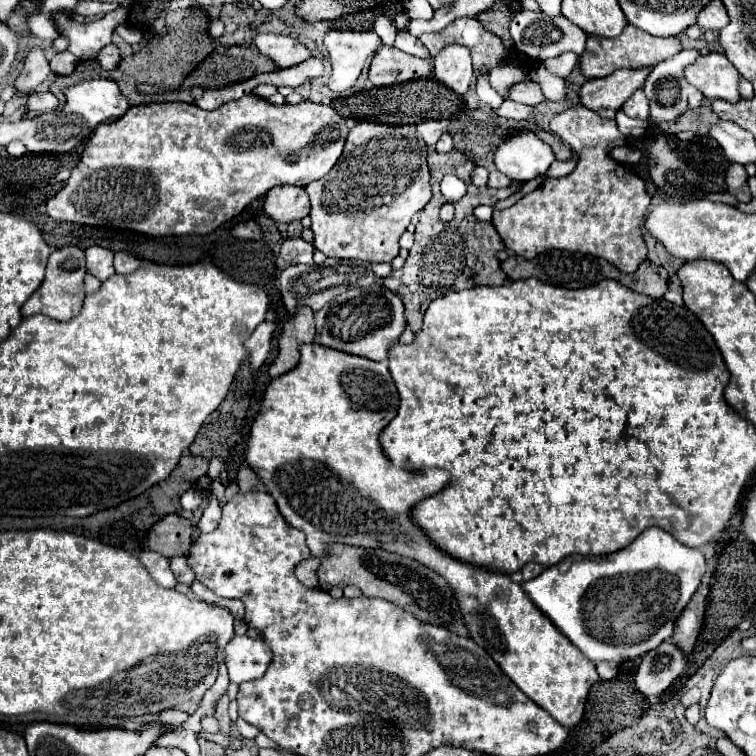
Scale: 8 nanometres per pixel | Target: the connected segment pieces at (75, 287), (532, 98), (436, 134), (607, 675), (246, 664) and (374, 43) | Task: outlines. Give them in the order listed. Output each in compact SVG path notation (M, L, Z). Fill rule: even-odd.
M66 246L60 250L54 250L48 258L46 264L46 276L44 282L40 284L40 288L26 300L26 304L22 306L22 316L32 316L32 314L44 314L52 320L72 320L84 302L84 274L86 274L86 266L84 266L84 252L78 246Z
M518 82L516 86L512 86L508 90L508 100L514 100L514 102L520 102L520 104L528 104L528 106L536 106L544 100L544 94L540 90L538 84L534 82Z
M424 120L418 124L418 134L422 136L422 140L426 142L428 150L434 148L434 144L438 142L438 138L442 136L442 124L438 120Z
M600 662L600 664L596 666L596 670L598 670L598 676L600 676L602 680L612 680L612 678L616 676L616 672L618 672L618 664Z
M234 636L226 646L226 668L230 682L242 684L262 678L272 660L270 646L260 638Z
M330 30L324 38L324 44L332 62L330 90L342 92L356 84L364 62L376 54L382 46L380 36L374 30L368 32L348 32L348 30Z

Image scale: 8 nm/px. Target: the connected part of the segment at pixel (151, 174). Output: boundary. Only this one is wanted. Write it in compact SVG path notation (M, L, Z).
M244 96L236 102L222 104L220 108L206 112L194 104L186 102L168 102L168 104L144 104L144 106L132 106L122 118L110 122L110 124L100 124L94 132L92 138L88 138L86 148L80 156L80 162L72 170L70 180L66 186L48 200L48 216L52 220L64 220L64 222L76 222L76 224L88 224L88 226L120 226L120 230L134 230L150 237L163 236L184 236L184 234L210 234L214 232L220 224L232 220L238 216L252 200L264 196L272 186L282 186L282 184L294 184L294 186L308 186L308 182L320 180L340 158L344 140L348 136L348 128L344 118L330 106L324 104L314 104L314 102L300 102L296 106L282 104L274 106L268 100L262 100L258 96Z

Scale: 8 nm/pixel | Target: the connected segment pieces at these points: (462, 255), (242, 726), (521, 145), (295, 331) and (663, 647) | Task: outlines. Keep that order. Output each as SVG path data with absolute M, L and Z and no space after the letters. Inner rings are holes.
M452 150L448 154L430 152L428 166L430 166L430 176L432 176L430 186L434 194L432 194L432 200L426 204L426 208L420 212L420 222L416 226L416 242L410 248L406 264L400 270L394 270L390 276L382 278L382 286L398 294L400 300L404 302L406 320L414 334L420 332L422 316L434 298L446 296L456 290L466 290L474 286L498 286L506 282L506 274L502 272L500 260L496 256L504 248L504 242L498 238L498 232L492 226L492 222L478 222L472 216L472 208L480 204L496 204L498 200L504 200L522 190L520 184L512 184L500 190L490 190L486 186L484 188L472 186L470 172L474 170L476 164L458 150ZM450 172L466 182L468 194L462 200L454 202L456 218L450 224L442 224L438 220L438 210L446 202L446 198L440 192L440 180Z
M238 718L238 720L236 720L236 726L238 726L238 732L242 734L242 738L256 738L256 736L260 734L260 730L258 730L256 726L248 724L248 722L246 722L246 720L242 720L242 718Z
M532 132L512 134L494 150L496 168L512 182L528 182L546 174L554 160L550 146Z
M302 306L294 318L288 318L278 340L278 358L270 366L270 378L278 378L296 368L300 362L300 346L314 342L314 312Z
M662 642L656 650L650 650L638 672L636 672L636 688L644 696L660 696L668 690L668 686L684 672L686 656L674 642Z

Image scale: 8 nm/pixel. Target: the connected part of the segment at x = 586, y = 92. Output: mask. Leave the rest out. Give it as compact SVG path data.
M622 68L608 78L588 80L580 88L580 104L604 118L614 118L614 114L622 108L622 102L626 102L630 94L642 88L648 72L650 70L644 68Z

